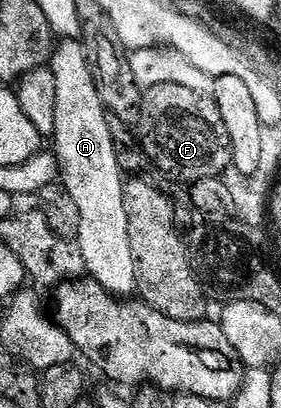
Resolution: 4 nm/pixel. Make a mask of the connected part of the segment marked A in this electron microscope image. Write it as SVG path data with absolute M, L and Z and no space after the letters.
M83 42L64 43L61 47L59 44L53 50L50 66L54 73L54 81L58 85L58 101L54 109L54 125L56 126L54 154L62 185L70 193L70 197L74 197L74 205L78 205L80 231L76 242L81 249L85 272L93 282L102 285L112 295L126 299L137 292L137 279L124 200L126 174L119 167L116 143L112 140L108 124L109 112L104 107L103 101L99 99Z

